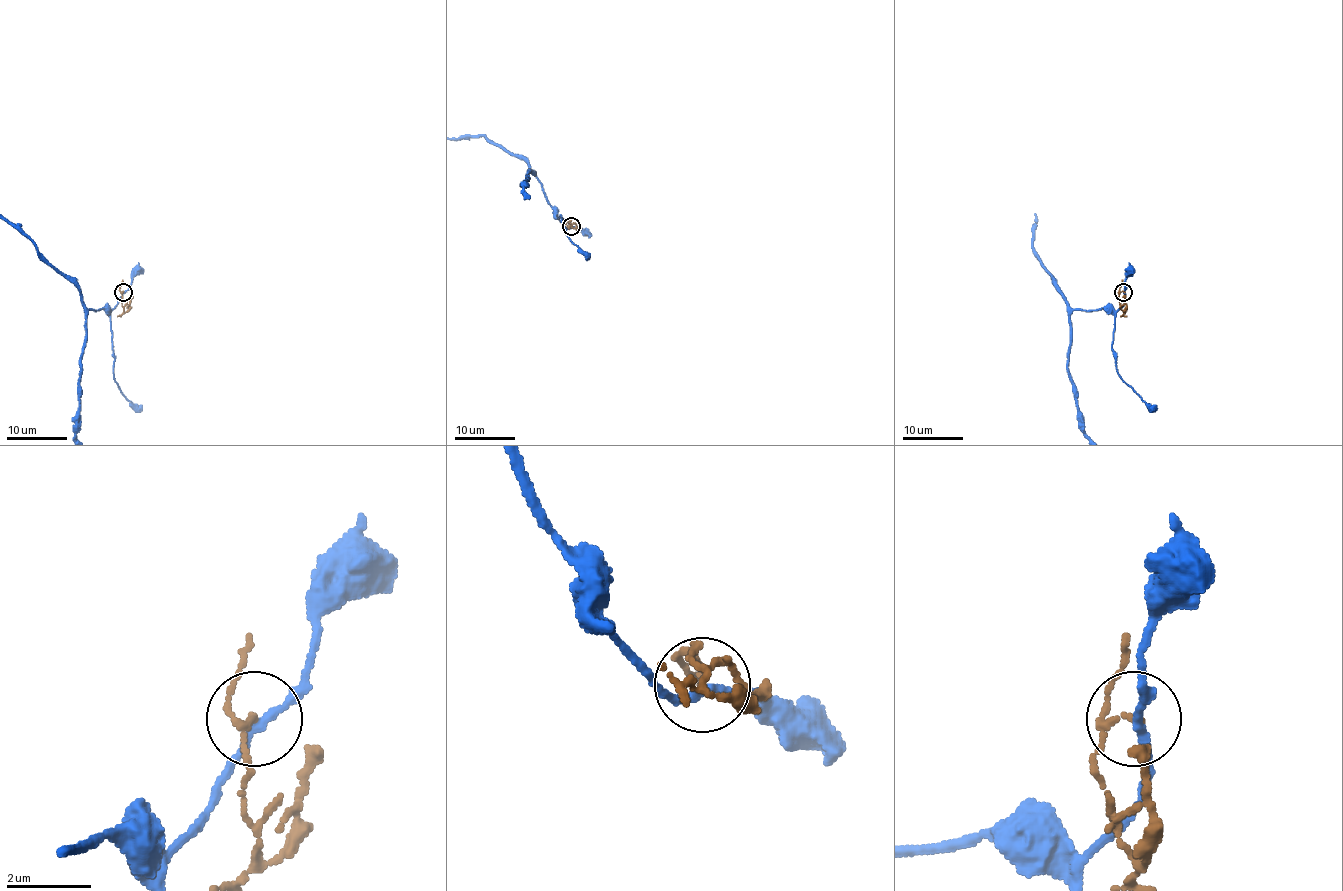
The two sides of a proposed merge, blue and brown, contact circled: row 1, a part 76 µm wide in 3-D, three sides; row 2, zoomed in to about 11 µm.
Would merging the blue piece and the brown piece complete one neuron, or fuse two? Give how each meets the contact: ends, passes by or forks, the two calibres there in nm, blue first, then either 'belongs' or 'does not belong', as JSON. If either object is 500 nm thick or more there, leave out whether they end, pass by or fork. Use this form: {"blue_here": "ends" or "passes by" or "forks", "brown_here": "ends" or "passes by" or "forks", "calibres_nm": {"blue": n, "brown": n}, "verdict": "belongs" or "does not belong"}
{"blue_here": "passes by", "brown_here": "passes by", "calibres_nm": {"blue": 180, "brown": 100}, "verdict": "does not belong"}

